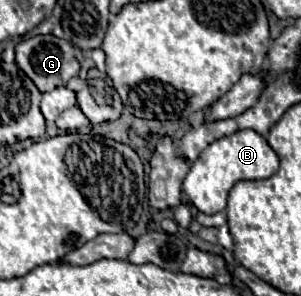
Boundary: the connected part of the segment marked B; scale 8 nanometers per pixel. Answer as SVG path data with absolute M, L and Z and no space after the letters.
M243 129L229 137L211 143L199 159L191 165L187 177L183 179L183 191L187 199L205 215L221 213L227 207L227 195L237 181L243 179L267 179L279 169L279 159L269 143L255 131Z

